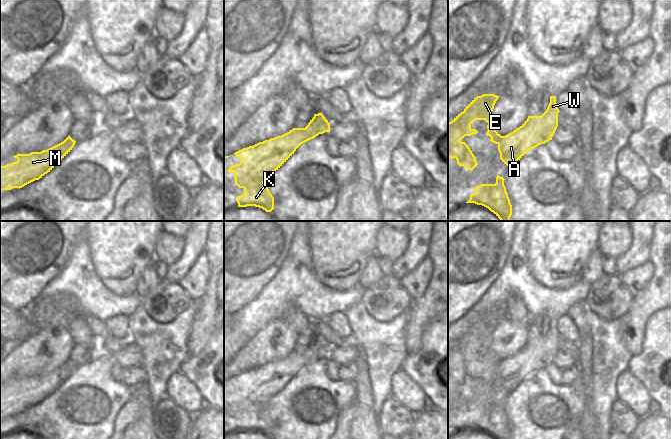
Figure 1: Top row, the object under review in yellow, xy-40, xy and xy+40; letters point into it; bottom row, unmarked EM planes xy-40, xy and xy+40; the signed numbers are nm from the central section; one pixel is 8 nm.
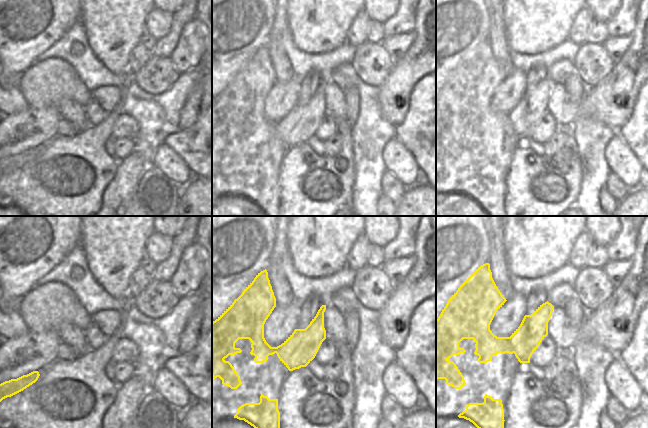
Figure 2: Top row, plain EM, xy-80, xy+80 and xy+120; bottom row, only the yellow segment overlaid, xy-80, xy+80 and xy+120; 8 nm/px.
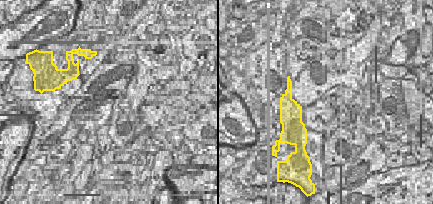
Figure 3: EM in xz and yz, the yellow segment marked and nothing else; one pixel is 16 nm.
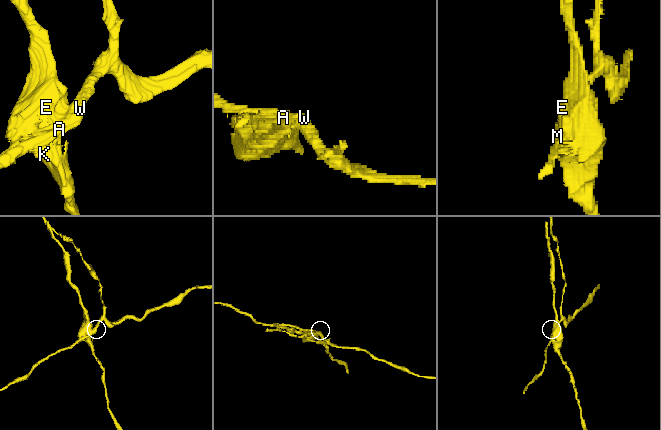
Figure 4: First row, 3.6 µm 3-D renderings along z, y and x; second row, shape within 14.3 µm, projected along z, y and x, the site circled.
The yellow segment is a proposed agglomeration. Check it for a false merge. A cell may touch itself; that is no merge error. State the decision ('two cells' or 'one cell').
two cells

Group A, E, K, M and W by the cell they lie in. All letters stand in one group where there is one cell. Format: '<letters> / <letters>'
A M W / E K

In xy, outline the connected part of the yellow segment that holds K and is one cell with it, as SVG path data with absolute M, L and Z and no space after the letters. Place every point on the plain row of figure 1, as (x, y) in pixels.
M268 405L244 411L244 417L236 421L238 431L255 430L266 436L274 433L274 421L268 413Z

